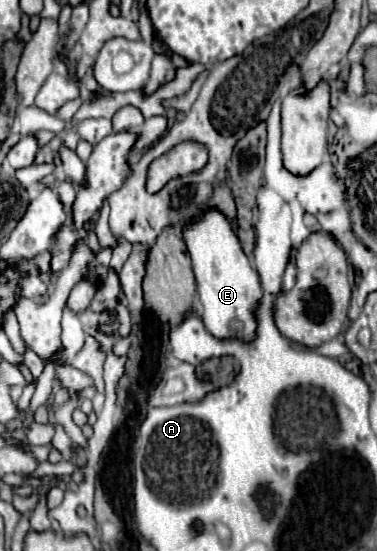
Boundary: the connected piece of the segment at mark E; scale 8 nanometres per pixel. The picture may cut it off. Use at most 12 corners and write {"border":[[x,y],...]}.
{"border":[[216,207],[184,225],[206,329],[254,339],[260,279]]}

